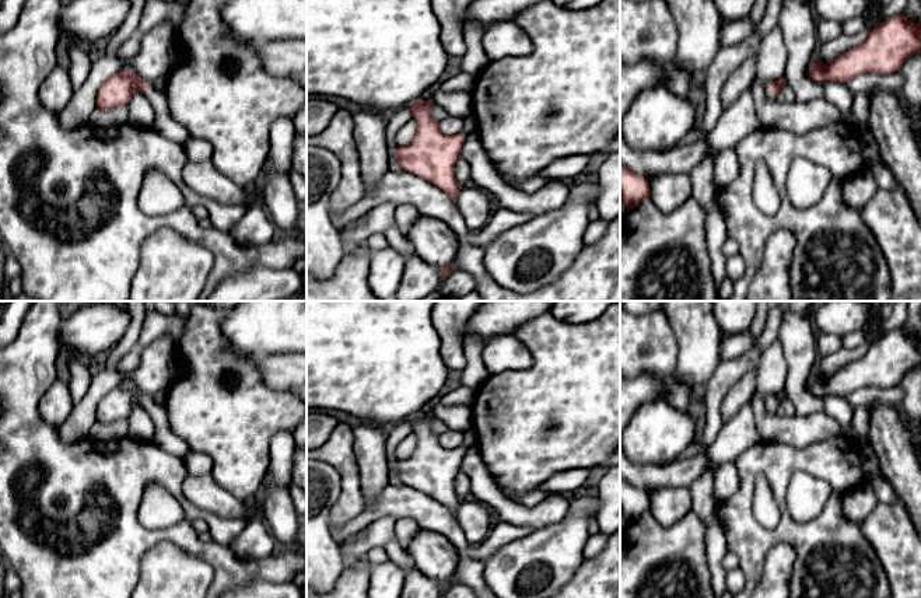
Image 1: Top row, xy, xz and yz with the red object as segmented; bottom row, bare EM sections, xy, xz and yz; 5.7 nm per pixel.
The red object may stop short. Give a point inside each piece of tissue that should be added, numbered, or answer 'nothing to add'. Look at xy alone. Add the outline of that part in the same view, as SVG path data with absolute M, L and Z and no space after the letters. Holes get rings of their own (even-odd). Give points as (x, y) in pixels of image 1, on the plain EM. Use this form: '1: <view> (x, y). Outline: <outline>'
1: xy (164, 437). Outline: M150 399L146 408L155 429L153 443L183 459L190 452L190 447L169 429L164 405Z

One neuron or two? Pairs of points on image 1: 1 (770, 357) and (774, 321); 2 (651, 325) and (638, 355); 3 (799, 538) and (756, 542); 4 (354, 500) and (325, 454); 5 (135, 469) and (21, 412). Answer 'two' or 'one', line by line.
1: two
2: one
3: one
4: one
5: one

